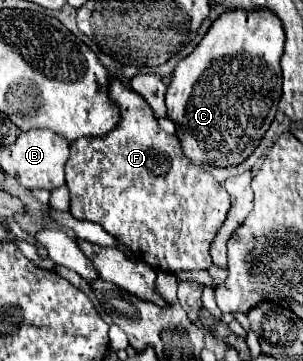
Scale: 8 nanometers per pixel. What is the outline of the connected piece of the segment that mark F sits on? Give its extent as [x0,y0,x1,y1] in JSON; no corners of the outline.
[65,79,229,273]

